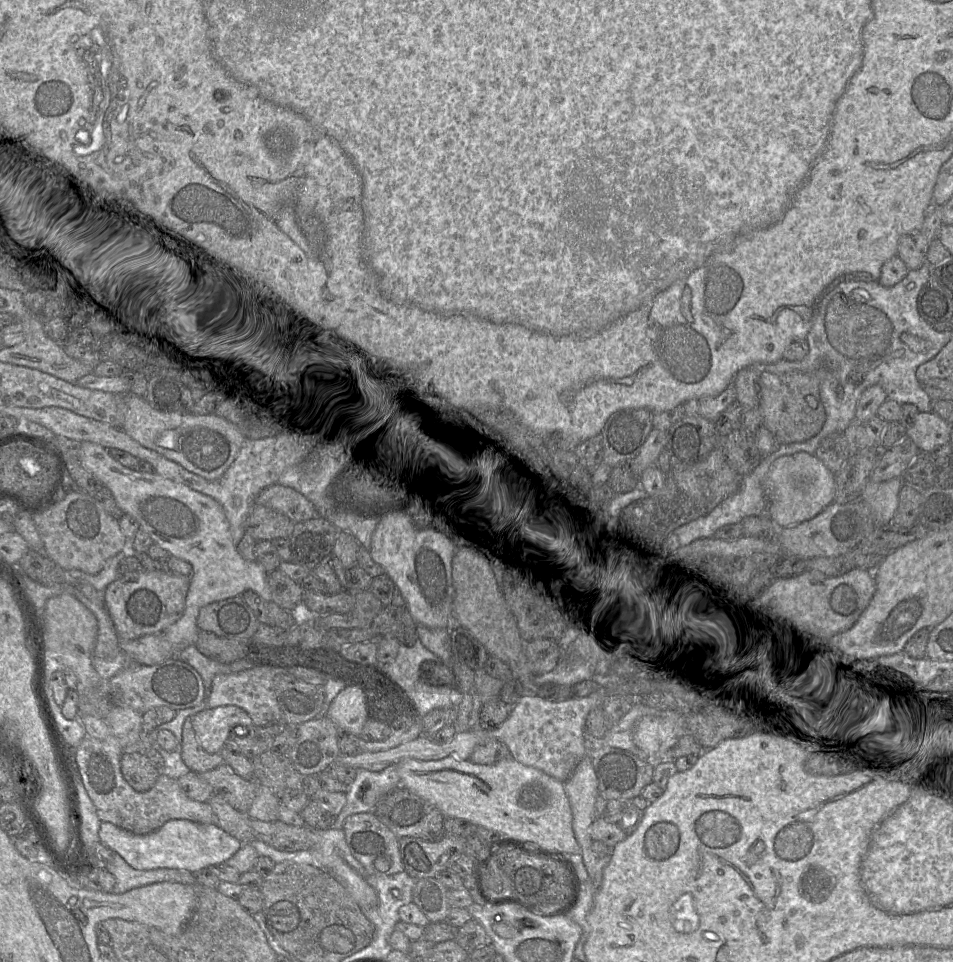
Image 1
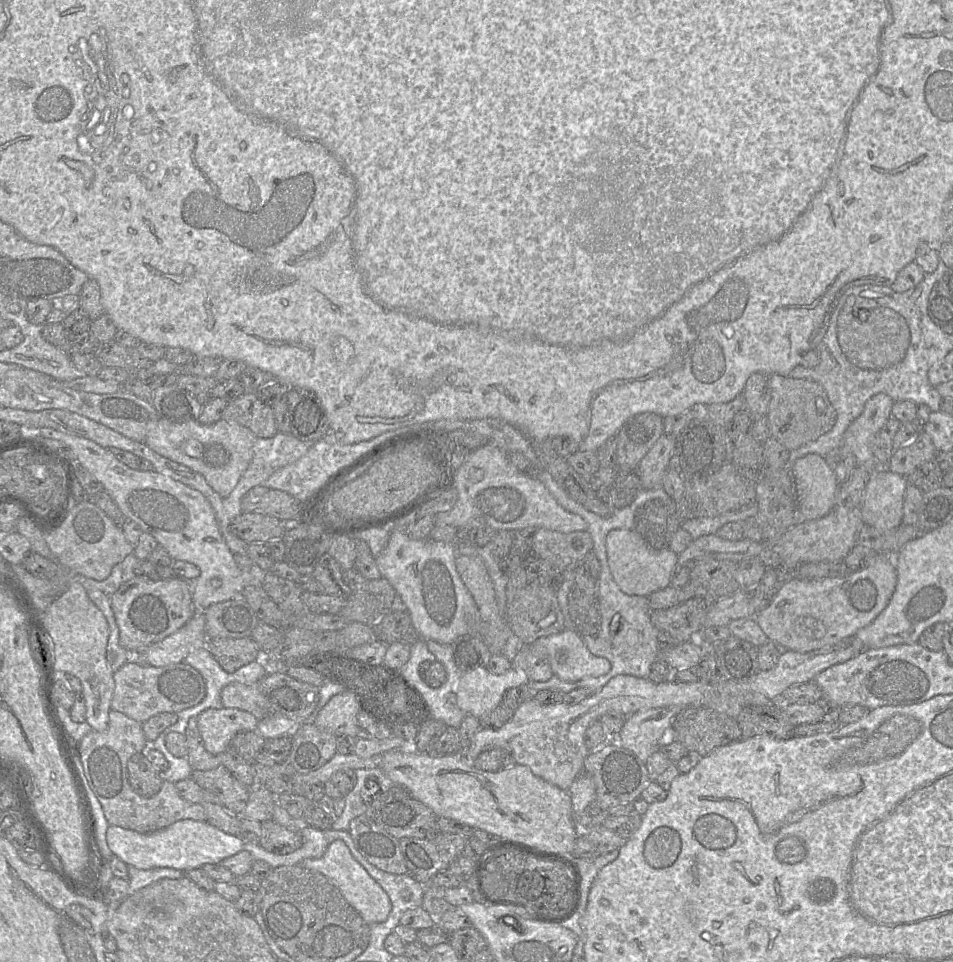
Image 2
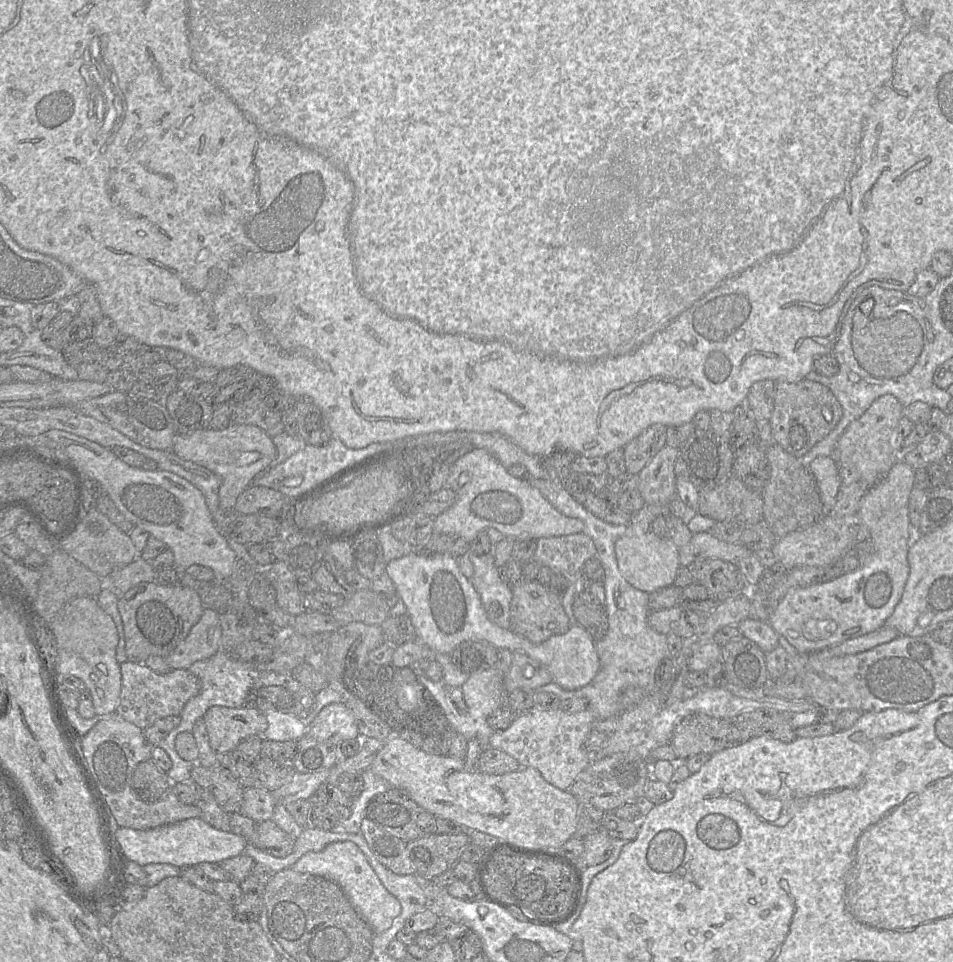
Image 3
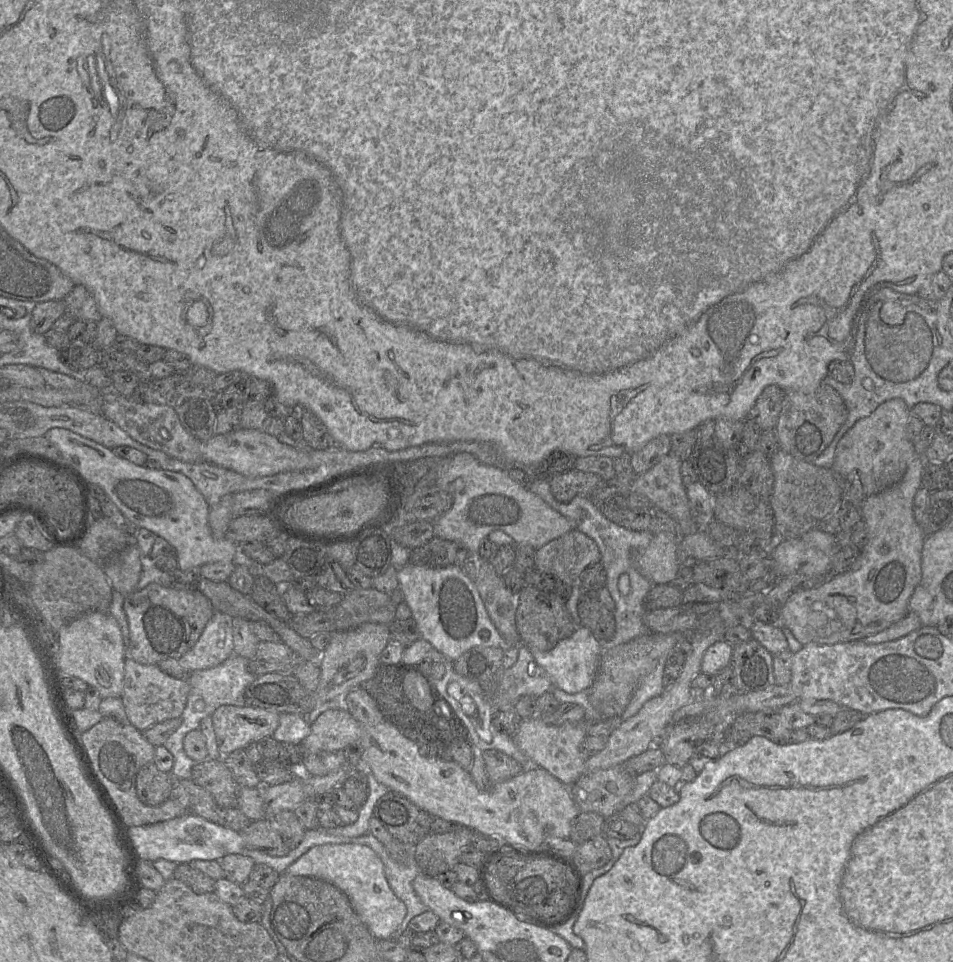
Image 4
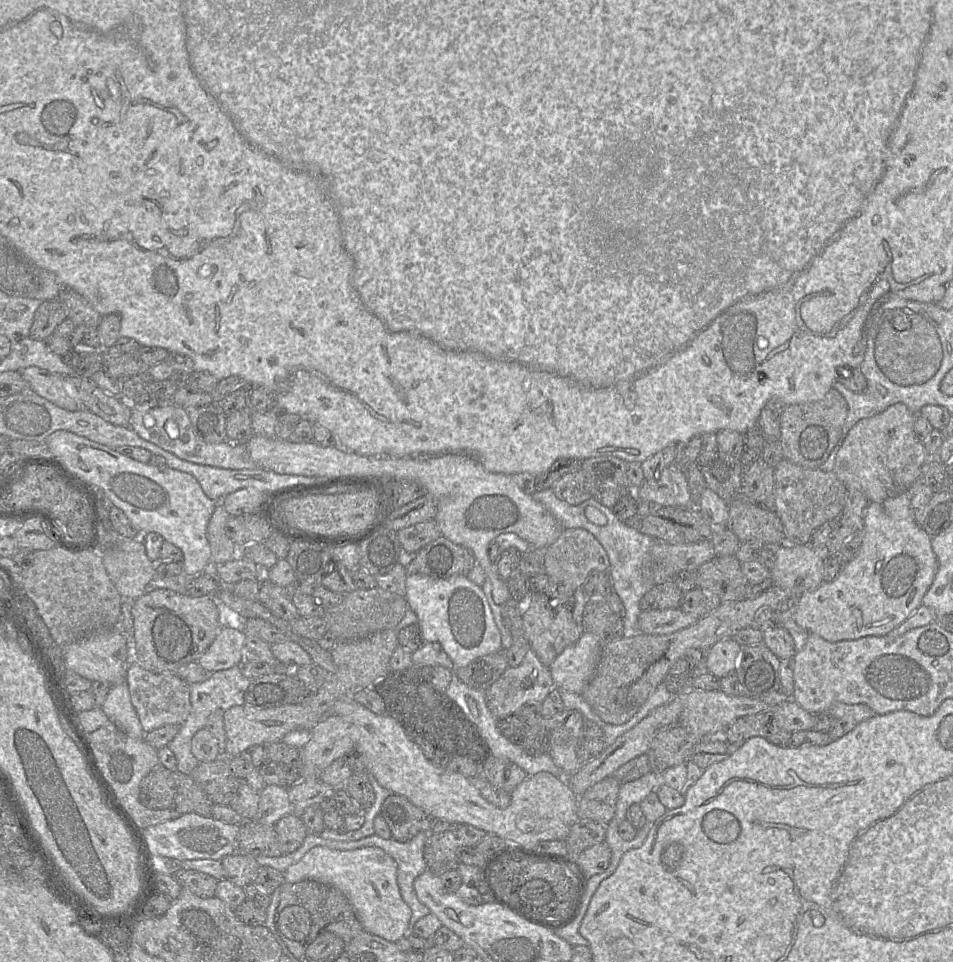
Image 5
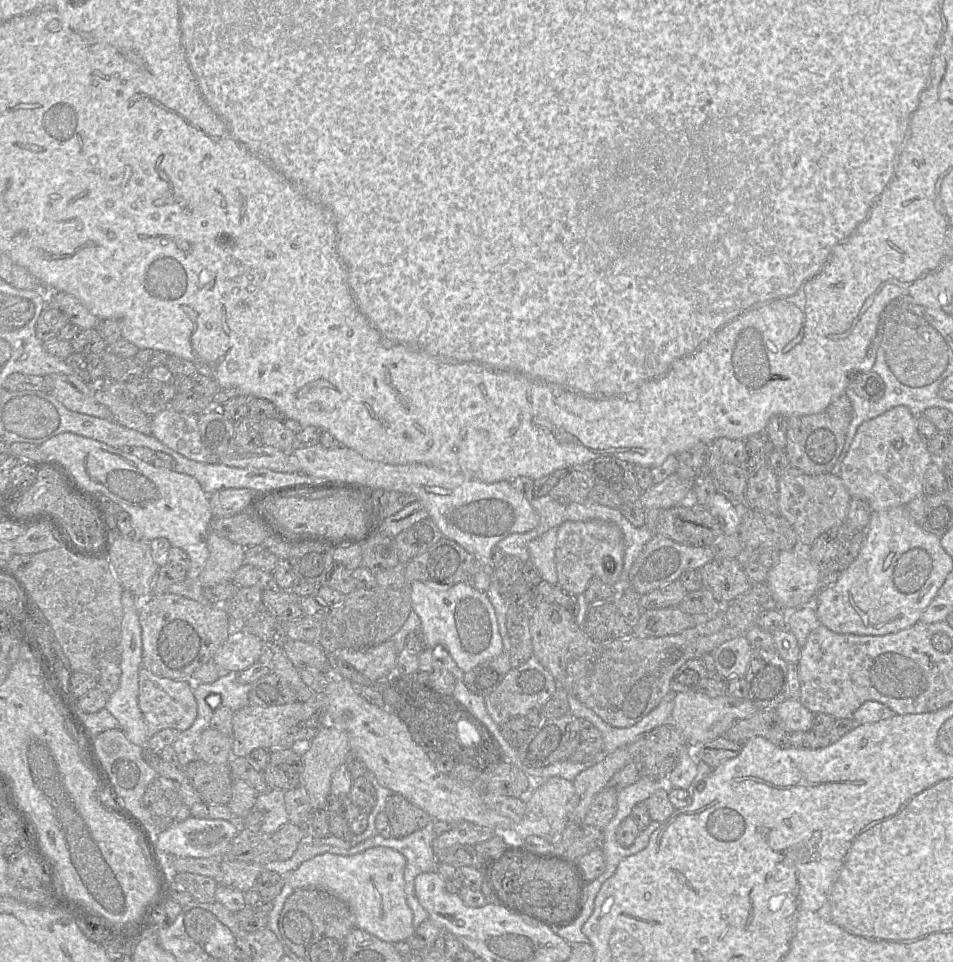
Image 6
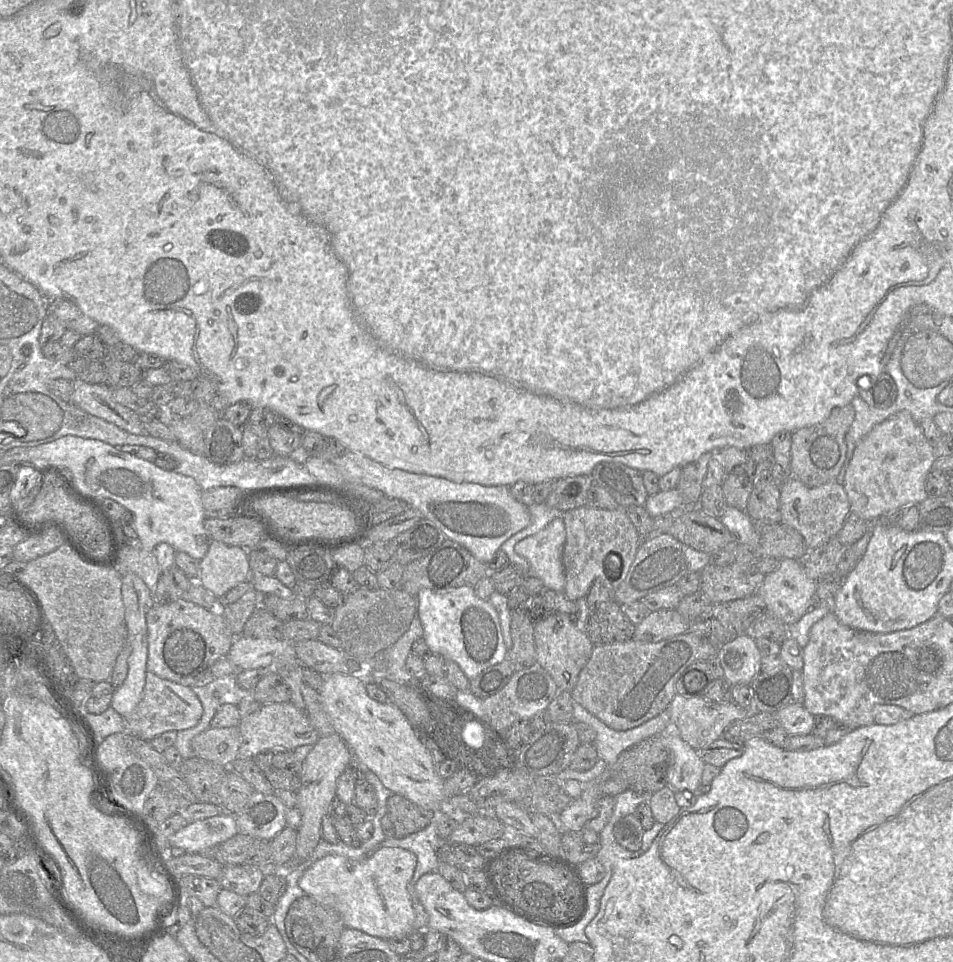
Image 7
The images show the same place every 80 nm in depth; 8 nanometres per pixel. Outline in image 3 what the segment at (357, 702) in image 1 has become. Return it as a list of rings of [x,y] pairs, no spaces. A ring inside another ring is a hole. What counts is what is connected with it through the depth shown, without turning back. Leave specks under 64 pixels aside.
[[[335,702],[324,706],[309,723],[307,735],[315,740],[339,745],[344,740],[359,737],[355,716],[347,702]]]

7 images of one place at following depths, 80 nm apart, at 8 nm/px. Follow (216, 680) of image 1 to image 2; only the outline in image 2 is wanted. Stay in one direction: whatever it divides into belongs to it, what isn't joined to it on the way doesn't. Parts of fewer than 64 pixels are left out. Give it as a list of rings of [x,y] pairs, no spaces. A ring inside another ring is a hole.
[[[230,683],[221,690],[221,701],[224,708],[249,712],[258,720],[271,714],[271,705],[261,692],[259,683]]]

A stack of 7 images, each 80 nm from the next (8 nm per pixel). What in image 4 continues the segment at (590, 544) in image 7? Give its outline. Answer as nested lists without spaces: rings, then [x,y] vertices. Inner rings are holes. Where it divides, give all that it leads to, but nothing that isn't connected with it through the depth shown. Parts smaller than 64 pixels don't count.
[[[577,529],[551,540],[535,552],[538,570],[556,575],[569,585],[578,582],[588,565],[600,561],[595,541]]]

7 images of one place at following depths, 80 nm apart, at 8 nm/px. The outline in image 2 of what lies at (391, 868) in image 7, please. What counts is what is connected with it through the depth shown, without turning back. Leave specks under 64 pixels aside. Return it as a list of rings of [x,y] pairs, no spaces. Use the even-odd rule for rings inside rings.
[[[333,841],[321,858],[304,859],[299,864],[294,865],[301,865],[327,877],[368,924],[381,923],[388,918],[392,909],[389,896],[381,885],[353,857],[344,841]]]

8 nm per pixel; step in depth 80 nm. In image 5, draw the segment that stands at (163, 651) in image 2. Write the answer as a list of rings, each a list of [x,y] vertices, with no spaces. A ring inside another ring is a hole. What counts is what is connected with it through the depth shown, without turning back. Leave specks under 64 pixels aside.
[[[222,627],[214,642],[197,662],[209,672],[241,665],[245,639],[244,631]]]

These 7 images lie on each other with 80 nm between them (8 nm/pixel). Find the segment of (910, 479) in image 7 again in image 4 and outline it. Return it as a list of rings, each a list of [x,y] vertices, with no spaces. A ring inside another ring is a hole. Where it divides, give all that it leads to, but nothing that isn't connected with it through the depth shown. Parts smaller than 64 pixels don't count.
[[[901,398],[881,403],[869,416],[858,420],[837,444],[832,469],[843,477],[856,473],[866,497],[880,493],[898,483],[916,455],[908,431],[911,409]]]

